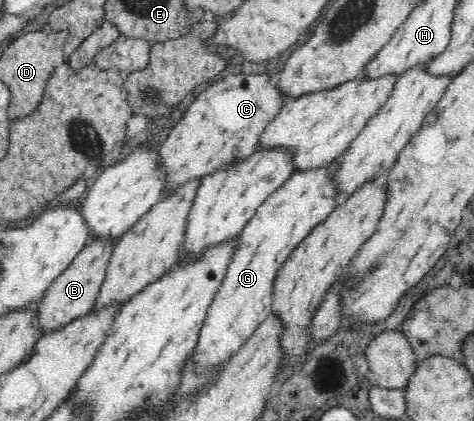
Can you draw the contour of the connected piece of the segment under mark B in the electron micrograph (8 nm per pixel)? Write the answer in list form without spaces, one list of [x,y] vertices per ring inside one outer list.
[[[91,238],[89,243],[73,259],[73,262],[50,284],[43,298],[37,302],[38,320],[41,321],[42,335],[46,335],[53,329],[66,325],[68,321],[82,317],[93,310],[95,300],[98,299],[99,292],[102,290],[107,265],[116,243],[116,238]]]

